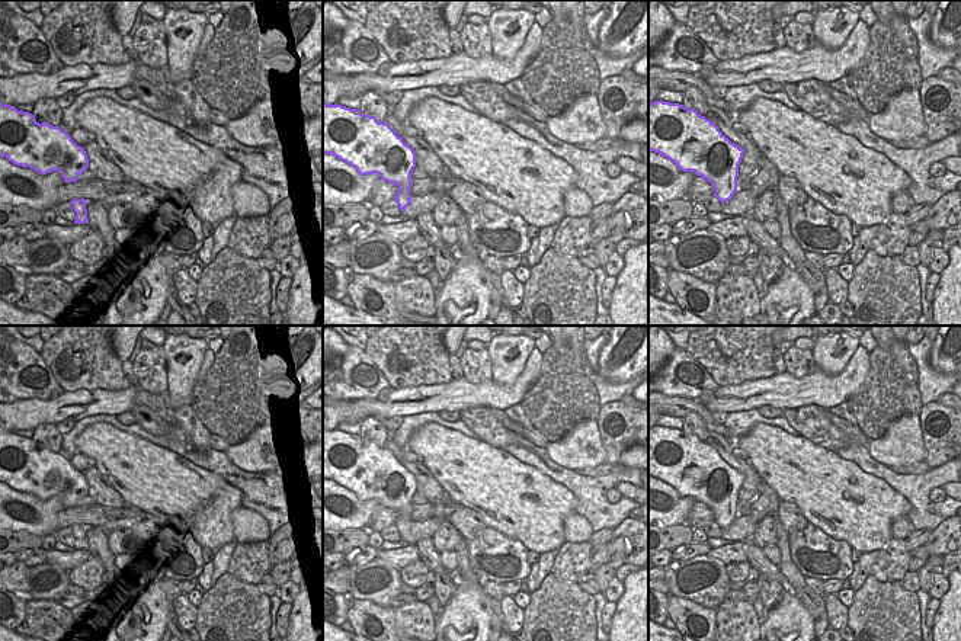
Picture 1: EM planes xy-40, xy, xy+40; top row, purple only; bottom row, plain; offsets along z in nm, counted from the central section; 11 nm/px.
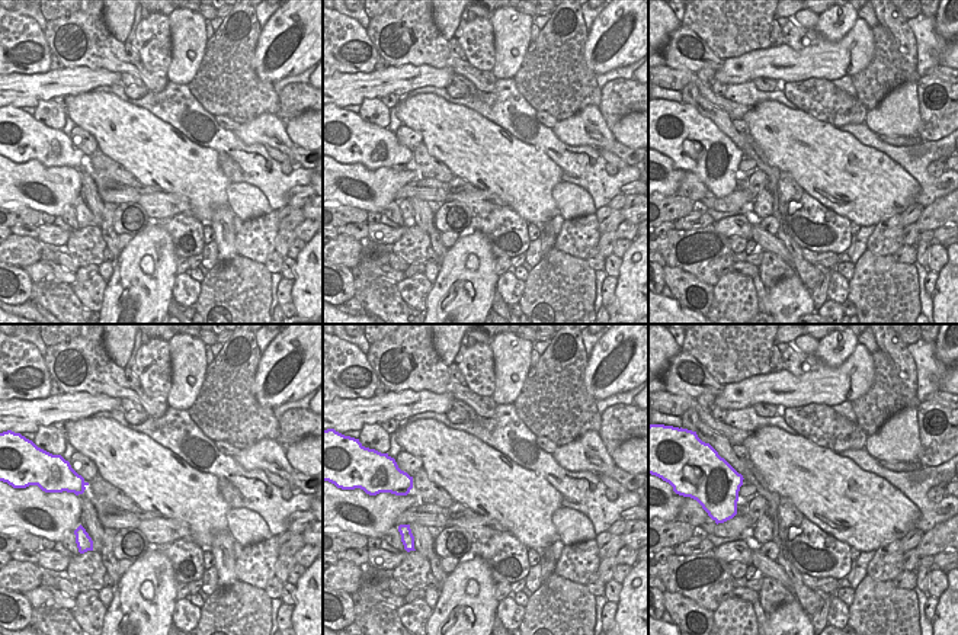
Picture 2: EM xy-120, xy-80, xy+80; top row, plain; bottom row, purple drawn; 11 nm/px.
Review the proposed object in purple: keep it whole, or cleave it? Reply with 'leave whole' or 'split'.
leave whole

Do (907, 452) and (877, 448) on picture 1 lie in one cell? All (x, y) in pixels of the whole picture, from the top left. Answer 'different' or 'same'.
same

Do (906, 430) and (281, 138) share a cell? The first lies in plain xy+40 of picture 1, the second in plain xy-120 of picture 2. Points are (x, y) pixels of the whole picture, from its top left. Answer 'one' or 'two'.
one

